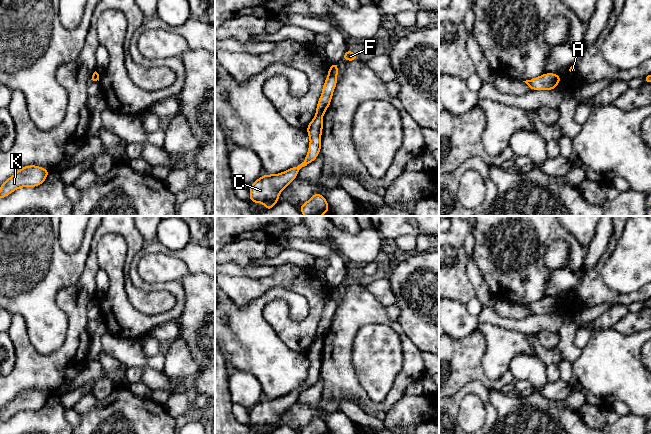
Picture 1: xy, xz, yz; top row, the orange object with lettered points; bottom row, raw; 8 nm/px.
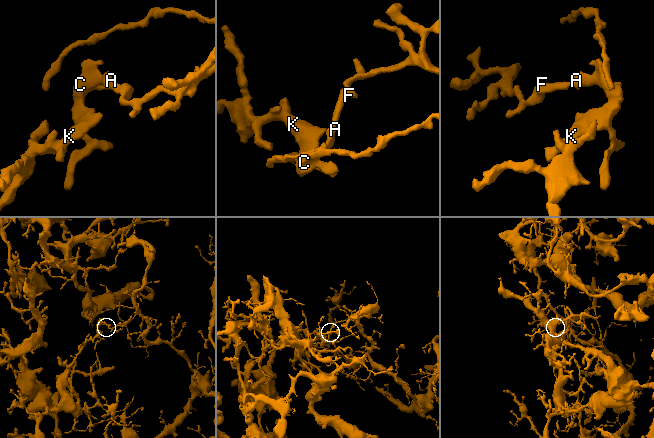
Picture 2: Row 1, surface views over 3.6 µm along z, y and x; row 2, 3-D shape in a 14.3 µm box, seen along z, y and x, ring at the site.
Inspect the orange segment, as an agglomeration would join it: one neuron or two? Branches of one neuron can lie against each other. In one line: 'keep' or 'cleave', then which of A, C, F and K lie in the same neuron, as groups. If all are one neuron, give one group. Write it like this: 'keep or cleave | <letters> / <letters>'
cleave | A C K / F

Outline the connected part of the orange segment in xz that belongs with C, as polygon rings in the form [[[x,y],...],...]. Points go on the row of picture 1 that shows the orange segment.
[[[317,114],[308,124],[306,131],[310,138],[307,156],[304,161],[282,173],[260,176],[250,185],[250,198],[252,203],[261,202],[266,207],[264,211],[272,209],[280,197],[280,193],[286,188],[298,175],[299,170],[312,163],[321,151],[321,135],[323,129],[323,114]]]

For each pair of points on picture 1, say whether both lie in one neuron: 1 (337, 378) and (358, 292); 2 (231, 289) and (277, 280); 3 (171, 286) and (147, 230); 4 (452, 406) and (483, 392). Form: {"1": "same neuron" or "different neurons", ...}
{"1": "same neuron", "2": "same neuron", "3": "different neurons", "4": "same neuron"}

